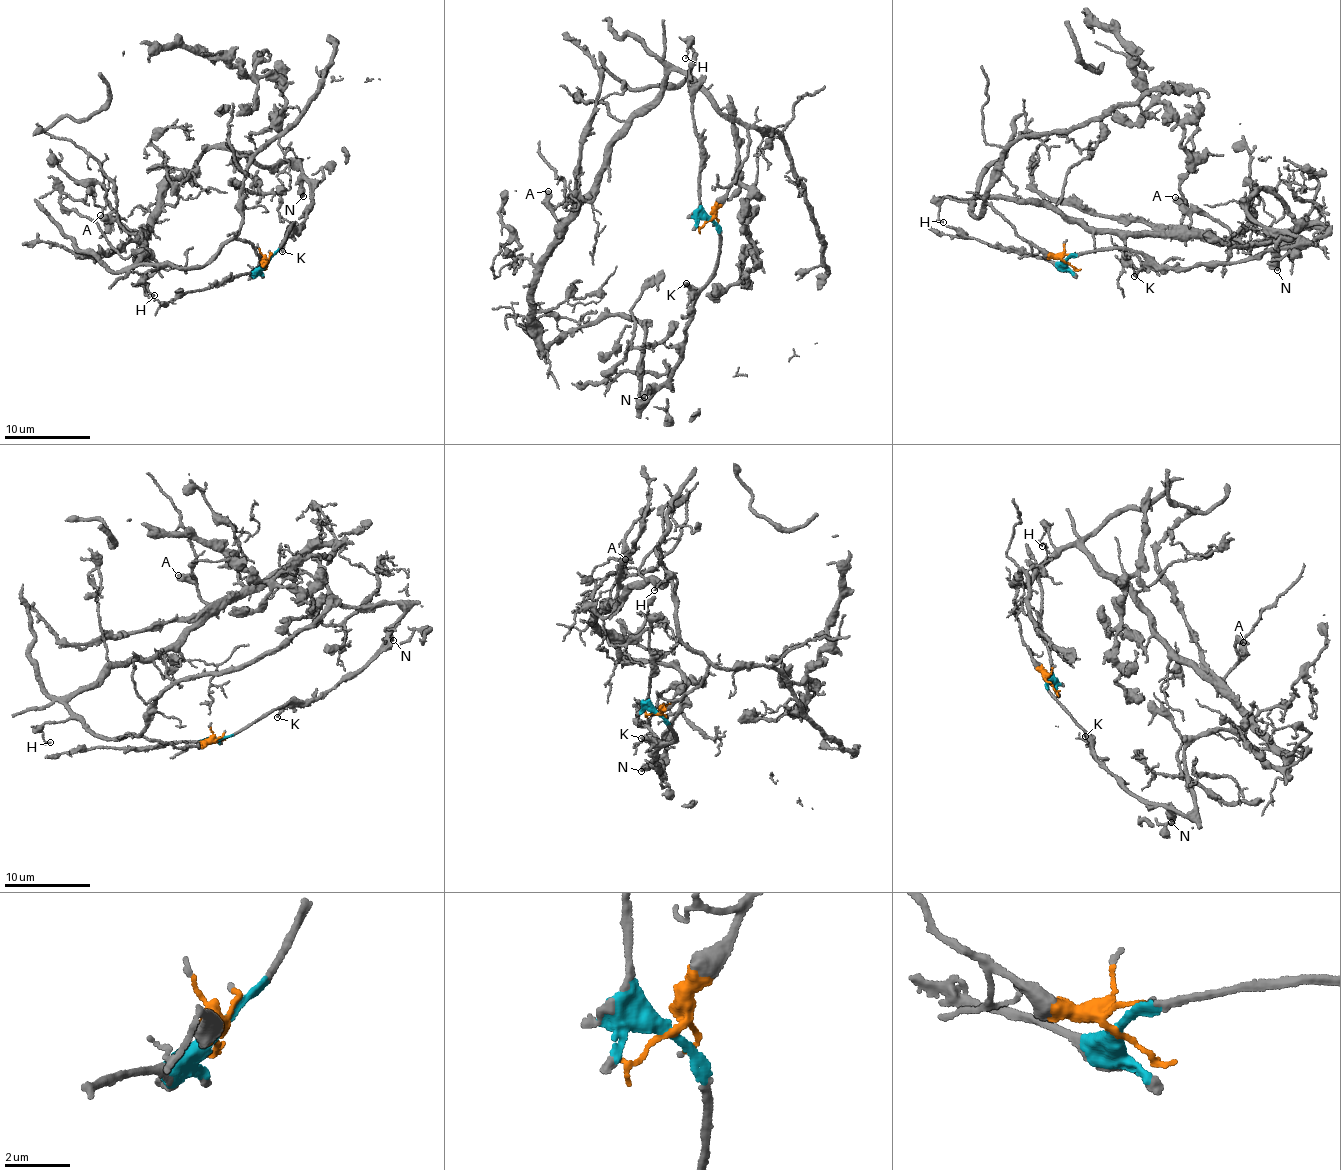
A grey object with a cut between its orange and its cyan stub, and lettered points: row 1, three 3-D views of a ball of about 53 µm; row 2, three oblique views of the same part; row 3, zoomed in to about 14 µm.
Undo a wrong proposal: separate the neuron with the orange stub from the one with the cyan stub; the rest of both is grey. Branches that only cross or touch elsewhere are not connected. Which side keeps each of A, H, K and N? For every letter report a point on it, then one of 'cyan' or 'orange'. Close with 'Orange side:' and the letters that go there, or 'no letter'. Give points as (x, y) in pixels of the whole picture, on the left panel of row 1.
A: place (100, 215); orange
H: place (154, 295); orange
K: place (282, 251); cyan
N: place (303, 196); cyan
Orange side: A, H

